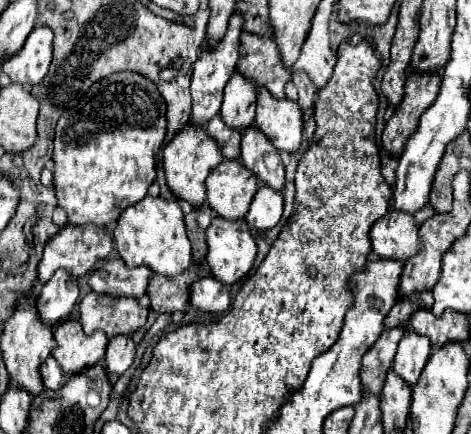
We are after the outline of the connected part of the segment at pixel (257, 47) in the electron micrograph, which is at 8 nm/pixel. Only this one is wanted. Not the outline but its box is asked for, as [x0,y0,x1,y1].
[236,32,292,100]

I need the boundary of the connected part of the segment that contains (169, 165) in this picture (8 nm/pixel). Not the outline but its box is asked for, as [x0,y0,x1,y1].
[162,128,224,208]

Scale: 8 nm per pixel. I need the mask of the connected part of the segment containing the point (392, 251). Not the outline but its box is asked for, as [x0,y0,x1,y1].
[370,210,420,260]

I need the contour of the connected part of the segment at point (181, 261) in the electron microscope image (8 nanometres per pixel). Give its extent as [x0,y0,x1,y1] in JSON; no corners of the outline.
[114,196,192,278]

